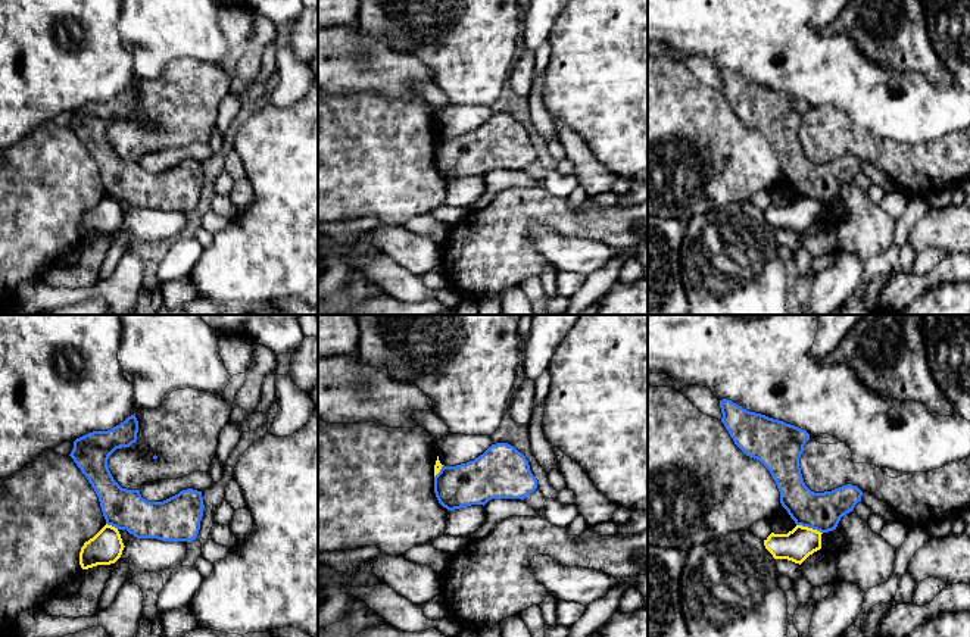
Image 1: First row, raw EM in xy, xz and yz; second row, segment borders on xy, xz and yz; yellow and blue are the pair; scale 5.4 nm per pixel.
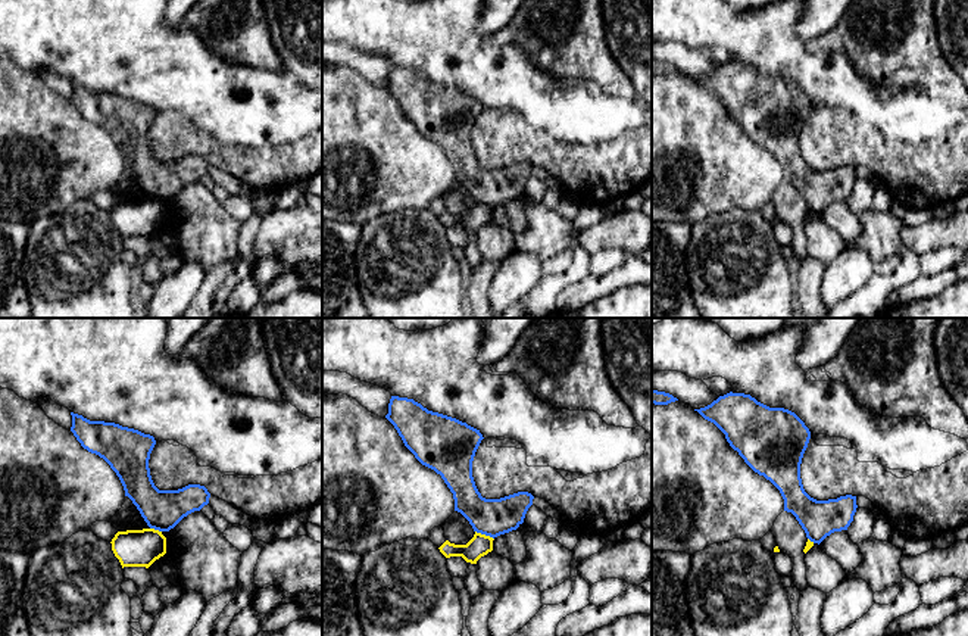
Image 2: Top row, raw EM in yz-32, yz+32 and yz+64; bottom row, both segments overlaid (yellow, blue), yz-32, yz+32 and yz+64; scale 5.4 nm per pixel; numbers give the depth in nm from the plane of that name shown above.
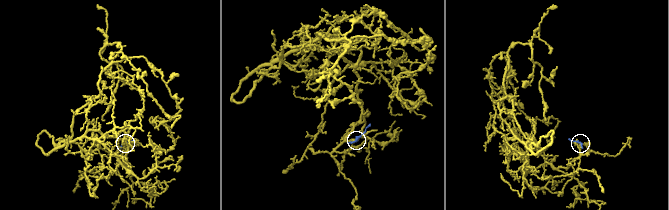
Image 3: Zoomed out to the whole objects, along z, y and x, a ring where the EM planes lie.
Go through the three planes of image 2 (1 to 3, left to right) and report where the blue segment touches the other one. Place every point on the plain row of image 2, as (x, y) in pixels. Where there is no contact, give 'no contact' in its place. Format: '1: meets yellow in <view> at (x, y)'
1: meets yellow in yz-32 at (156, 200)
2: meets yellow in yz+32 at (484, 205)
3: meets yellow in yz+64 at (809, 211)

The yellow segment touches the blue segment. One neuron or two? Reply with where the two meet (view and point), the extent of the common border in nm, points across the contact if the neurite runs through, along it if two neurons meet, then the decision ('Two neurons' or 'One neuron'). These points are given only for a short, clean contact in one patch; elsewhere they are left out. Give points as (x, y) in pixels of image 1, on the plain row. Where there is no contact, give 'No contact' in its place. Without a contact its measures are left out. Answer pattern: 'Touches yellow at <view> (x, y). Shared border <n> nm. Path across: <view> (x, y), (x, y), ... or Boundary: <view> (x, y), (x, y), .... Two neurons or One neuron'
Touches yellow at yz (810, 199). Shared border 150 nm. Boundary: yz (797, 194), (822, 203). Two neurons

